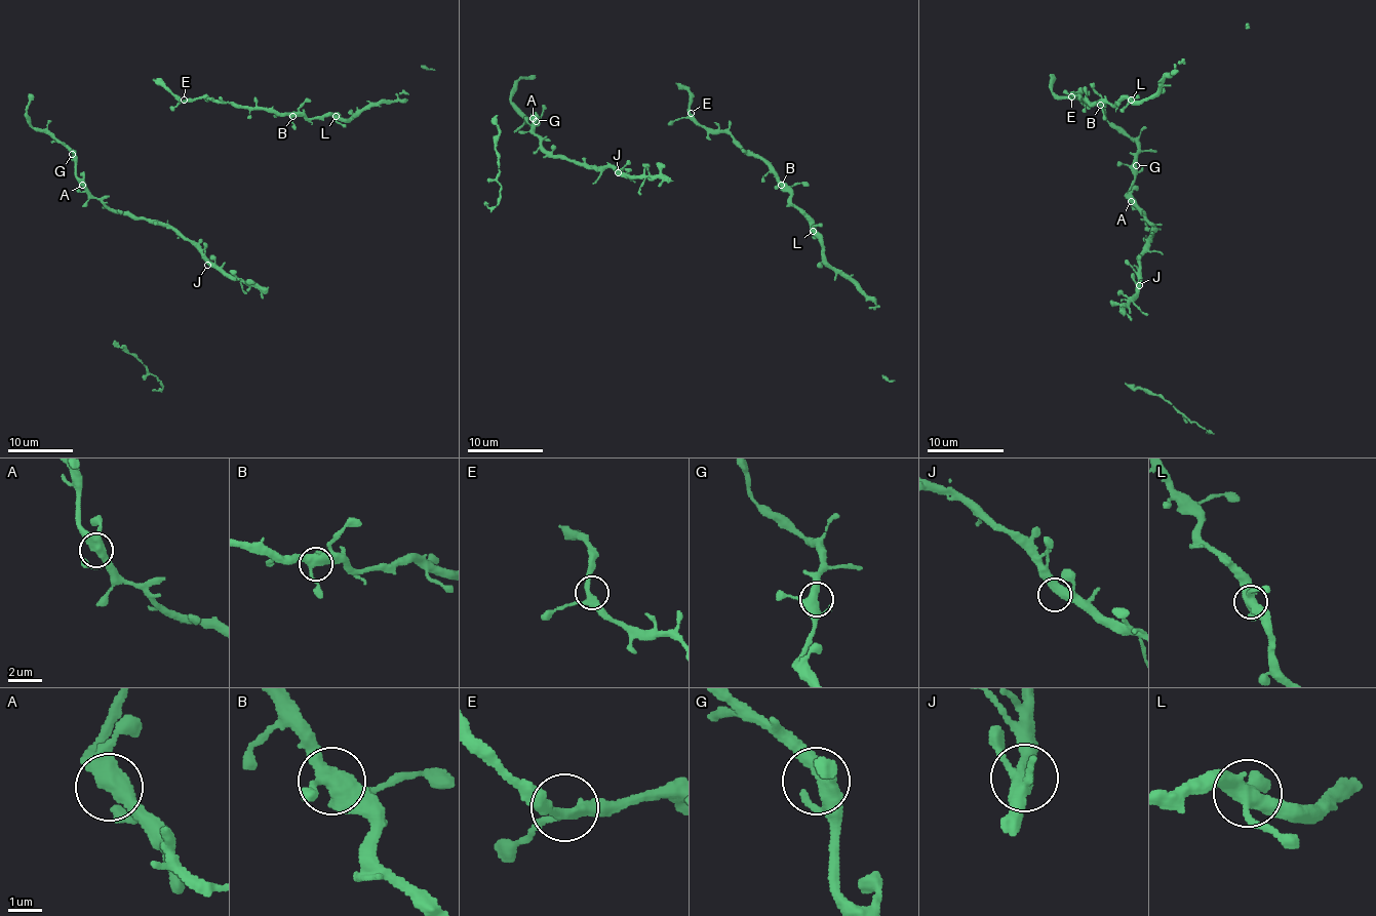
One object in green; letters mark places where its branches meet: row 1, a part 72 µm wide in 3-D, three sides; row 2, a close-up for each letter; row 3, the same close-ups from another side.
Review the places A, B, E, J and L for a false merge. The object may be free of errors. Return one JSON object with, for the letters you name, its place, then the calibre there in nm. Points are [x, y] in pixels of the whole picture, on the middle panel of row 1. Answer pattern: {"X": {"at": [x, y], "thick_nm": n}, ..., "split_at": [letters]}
{"split_at": []}

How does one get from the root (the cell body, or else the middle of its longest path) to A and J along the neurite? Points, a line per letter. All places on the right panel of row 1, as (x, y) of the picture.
A: (1119, 161), (1130, 167), (1133, 174), (1130, 201)
J: (1119, 161), (1130, 167), (1133, 186), (1129, 194), (1154, 231), (1150, 230), (1137, 260), (1139, 285)

